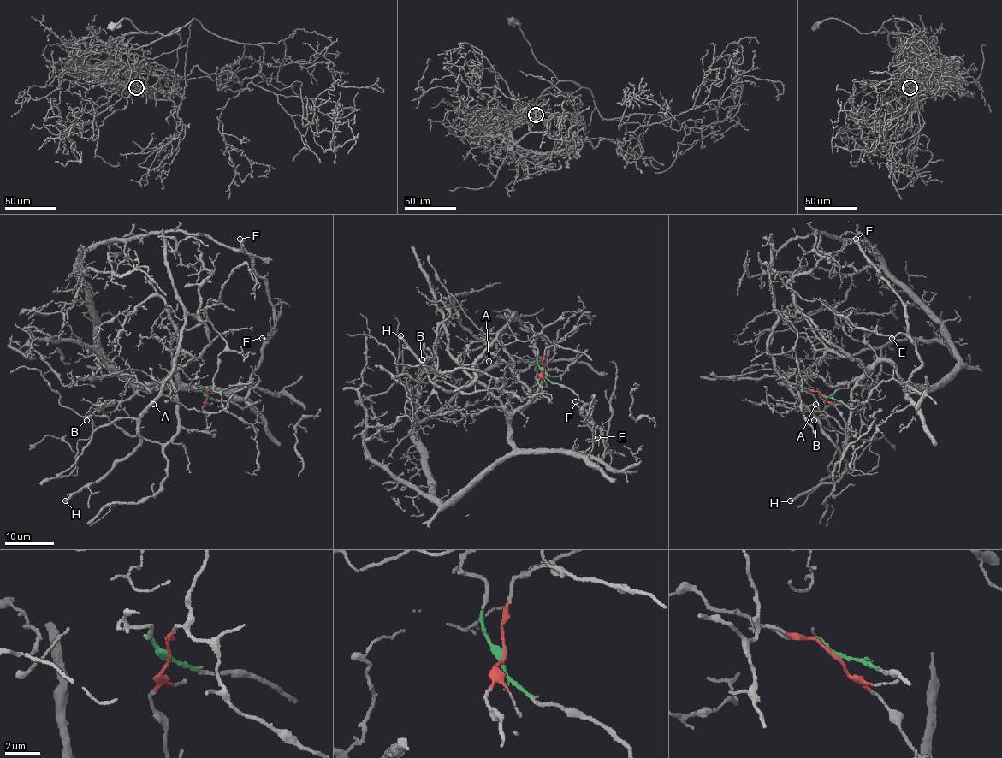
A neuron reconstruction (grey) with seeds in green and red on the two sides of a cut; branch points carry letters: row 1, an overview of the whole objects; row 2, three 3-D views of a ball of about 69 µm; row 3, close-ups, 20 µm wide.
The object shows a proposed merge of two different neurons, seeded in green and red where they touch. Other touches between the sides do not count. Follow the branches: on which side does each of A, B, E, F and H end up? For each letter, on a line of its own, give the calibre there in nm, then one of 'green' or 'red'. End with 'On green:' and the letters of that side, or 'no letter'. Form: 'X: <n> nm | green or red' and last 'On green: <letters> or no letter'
A: 100 nm | red
B: 100 nm | red
E: 160 nm | green
F: 280 nm | green
H: 320 nm | red
On green: E, F

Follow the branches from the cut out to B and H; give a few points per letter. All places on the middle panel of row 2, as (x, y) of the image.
B: (542, 369), (560, 340), (514, 313), (473, 361), (396, 376), (412, 416), (434, 388), (421, 360)
H: (542, 369), (560, 340), (514, 313), (459, 389), (434, 383), (400, 335)

